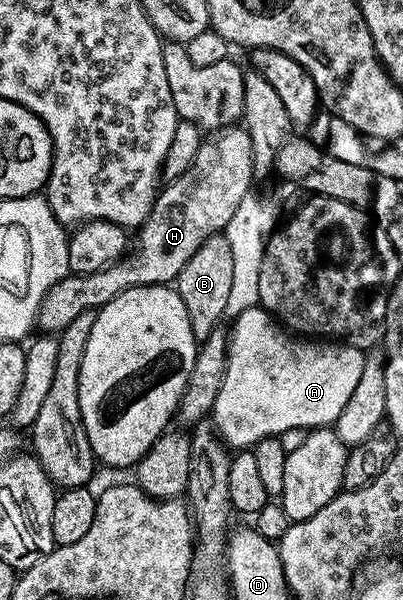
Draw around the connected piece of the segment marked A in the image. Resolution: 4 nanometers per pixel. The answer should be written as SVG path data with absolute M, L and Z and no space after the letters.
M258 306L244 310L232 320L226 346L224 382L216 394L212 423L222 443L231 450L250 450L266 436L280 438L288 430L313 430L333 426L340 418L360 374L364 370L367 353L363 349L329 338L303 338L287 330L265 308Z

